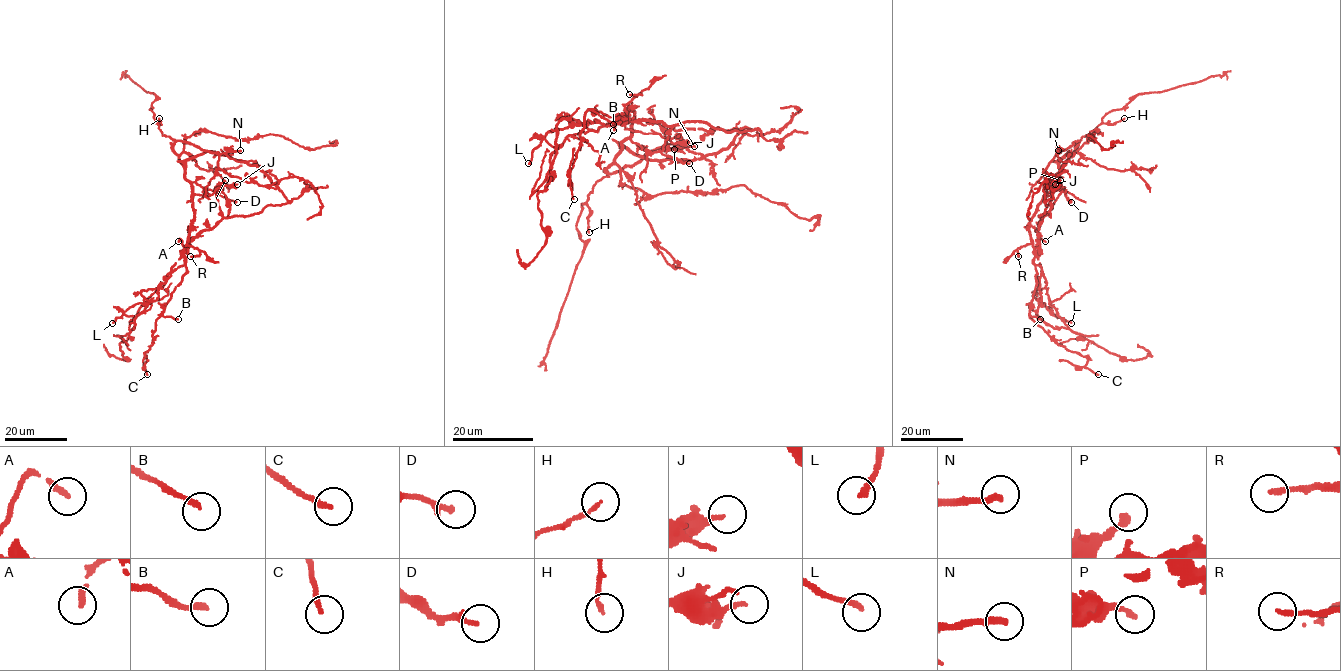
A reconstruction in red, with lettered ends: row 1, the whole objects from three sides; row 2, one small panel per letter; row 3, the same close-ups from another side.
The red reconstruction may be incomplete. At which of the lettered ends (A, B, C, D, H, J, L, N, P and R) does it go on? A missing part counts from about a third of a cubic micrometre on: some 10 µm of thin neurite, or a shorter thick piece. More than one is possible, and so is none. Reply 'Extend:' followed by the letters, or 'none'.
Extend: A, B, N

